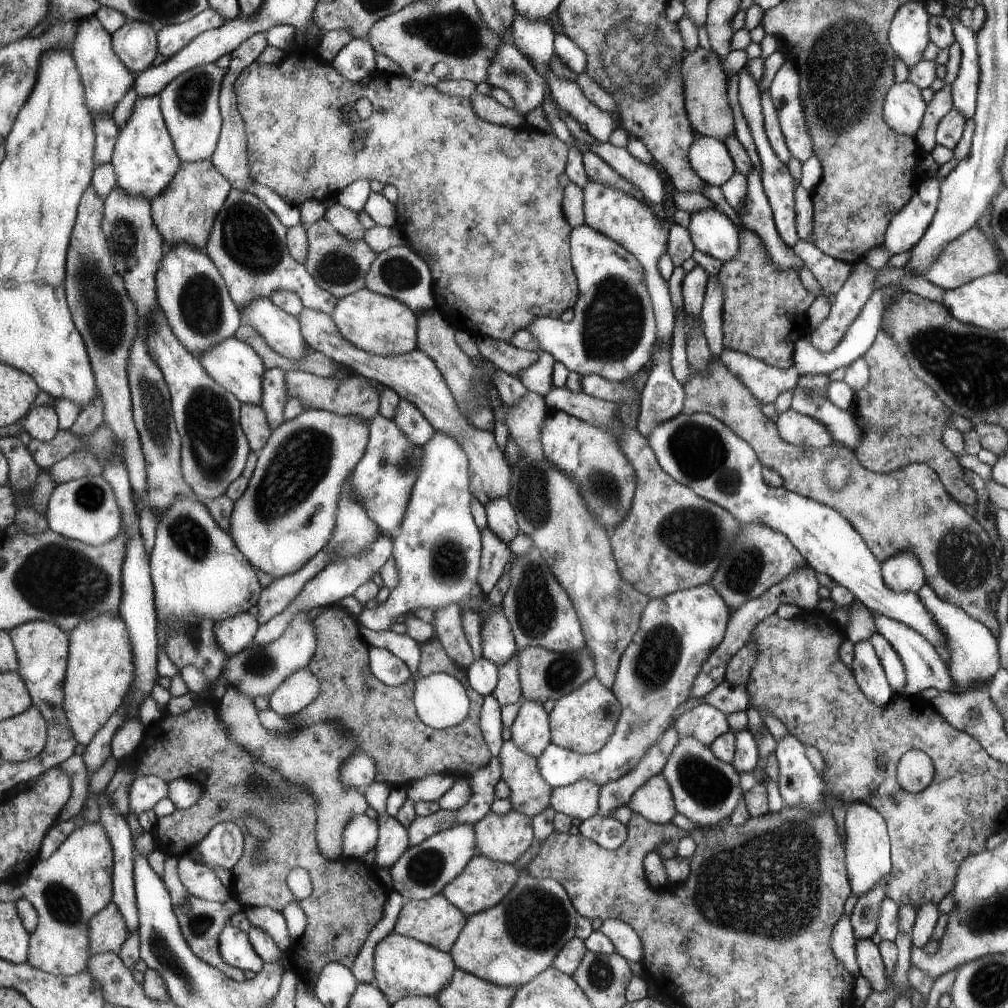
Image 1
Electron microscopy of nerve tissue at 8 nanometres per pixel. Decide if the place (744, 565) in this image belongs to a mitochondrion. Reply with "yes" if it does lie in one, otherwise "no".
yes

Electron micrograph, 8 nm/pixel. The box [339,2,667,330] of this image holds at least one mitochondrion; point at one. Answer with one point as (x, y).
(456, 34)

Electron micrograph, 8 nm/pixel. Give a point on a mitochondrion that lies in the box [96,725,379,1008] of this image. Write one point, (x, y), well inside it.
(158, 943)

